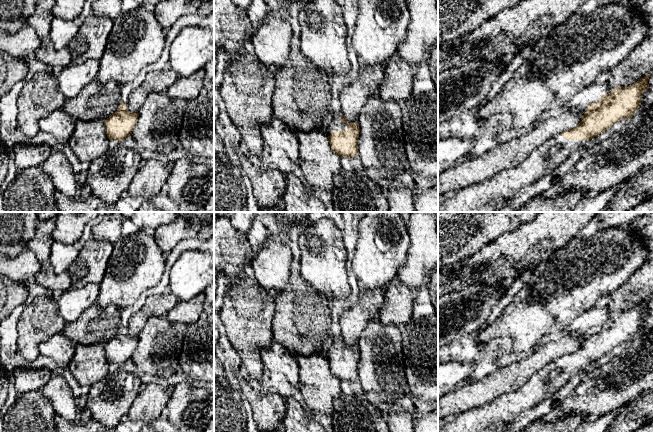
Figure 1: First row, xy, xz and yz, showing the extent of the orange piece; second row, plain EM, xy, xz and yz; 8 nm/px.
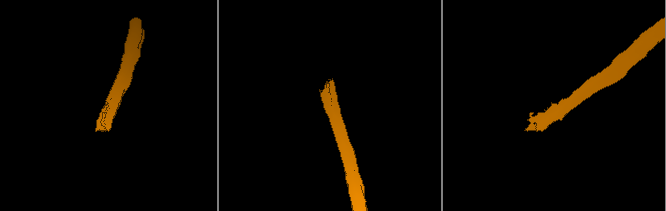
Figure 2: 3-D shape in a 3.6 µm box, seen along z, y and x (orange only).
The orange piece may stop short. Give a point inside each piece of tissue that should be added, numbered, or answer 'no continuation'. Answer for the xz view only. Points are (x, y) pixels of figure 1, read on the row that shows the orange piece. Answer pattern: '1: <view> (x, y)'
1: xz (335, 124)

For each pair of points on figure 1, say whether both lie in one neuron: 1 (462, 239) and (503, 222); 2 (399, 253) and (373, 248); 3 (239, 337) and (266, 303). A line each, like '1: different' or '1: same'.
1: same
2: same
3: same

